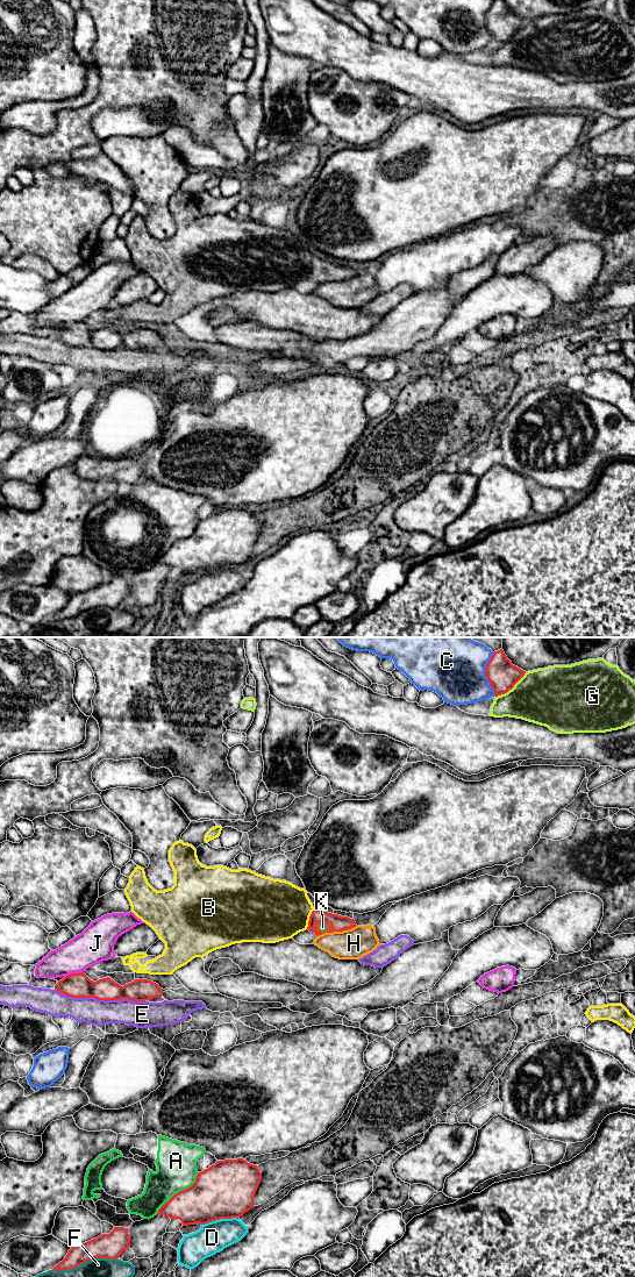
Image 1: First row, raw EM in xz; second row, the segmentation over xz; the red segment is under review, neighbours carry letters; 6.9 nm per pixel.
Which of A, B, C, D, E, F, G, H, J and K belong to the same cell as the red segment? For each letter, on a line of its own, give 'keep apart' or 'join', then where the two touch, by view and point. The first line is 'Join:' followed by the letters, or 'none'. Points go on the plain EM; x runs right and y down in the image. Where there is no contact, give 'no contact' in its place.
Join: A, K
A: join; contact xz (179, 540)
B: keep apart; contact xz (309, 268)
C: keep apart; contact xz (485, 23)
D: keep apart; contact xz (219, 568)
E: keep apart; contact xz (100, 348)
F: keep apart; contact xz (84, 611)
G: keep apart; contact xz (511, 37)
H: keep apart; contact xz (342, 279)
J: keep apart; contact xz (73, 322)
K: join; contact xz (322, 270)

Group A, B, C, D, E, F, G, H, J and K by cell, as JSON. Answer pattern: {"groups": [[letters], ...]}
{"groups": [["A", "K"], ["B"], ["C"], ["D"], ["E"], ["F"], ["G"], ["H"], ["J"]]}

